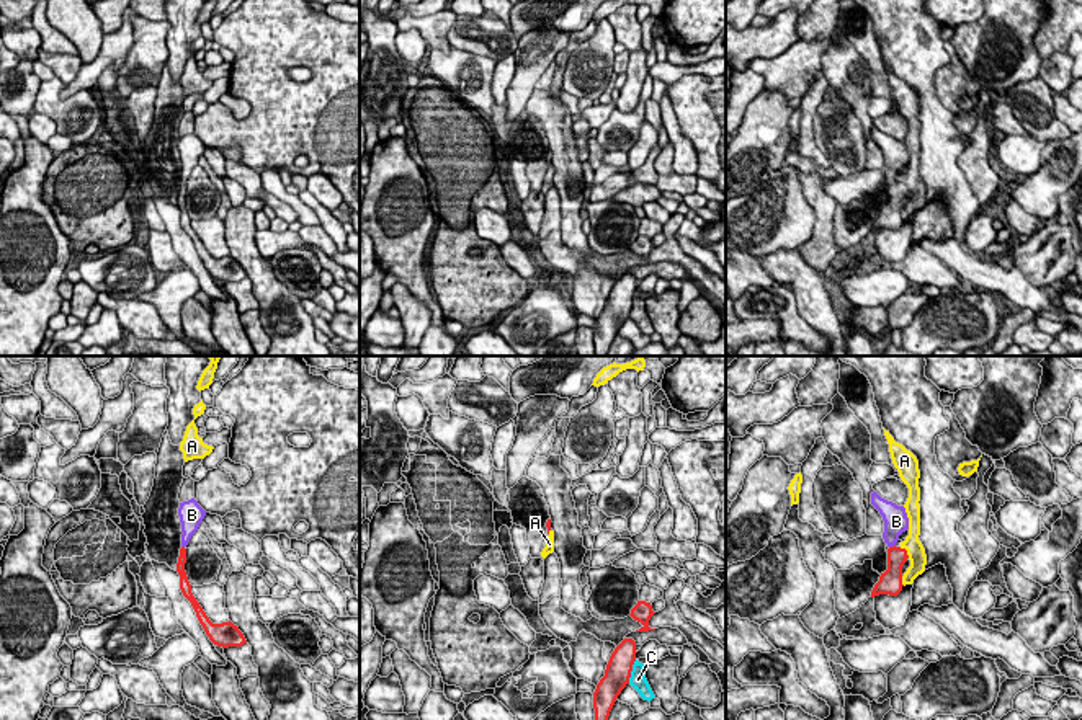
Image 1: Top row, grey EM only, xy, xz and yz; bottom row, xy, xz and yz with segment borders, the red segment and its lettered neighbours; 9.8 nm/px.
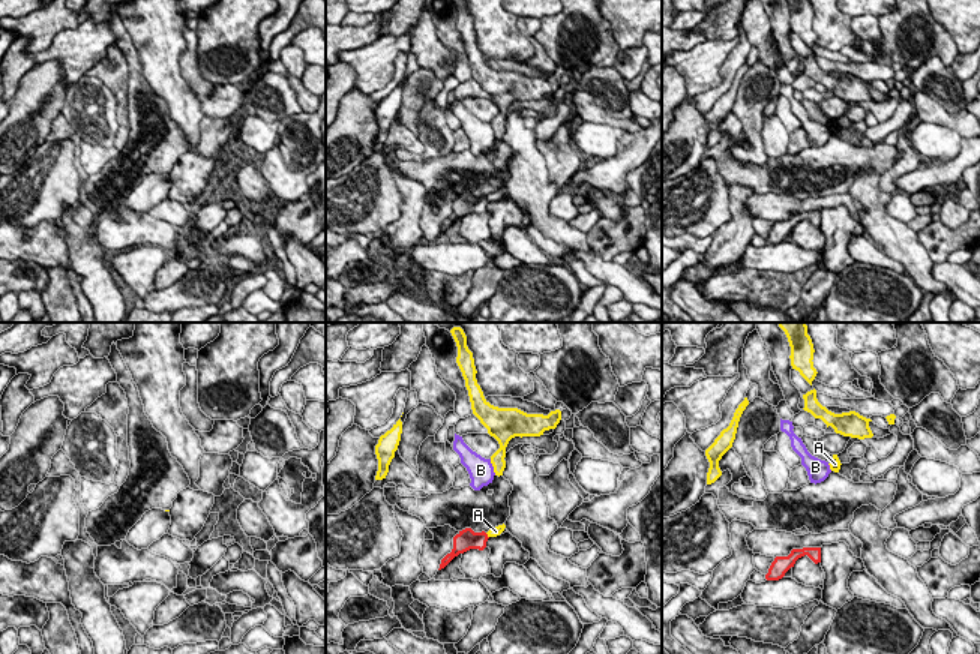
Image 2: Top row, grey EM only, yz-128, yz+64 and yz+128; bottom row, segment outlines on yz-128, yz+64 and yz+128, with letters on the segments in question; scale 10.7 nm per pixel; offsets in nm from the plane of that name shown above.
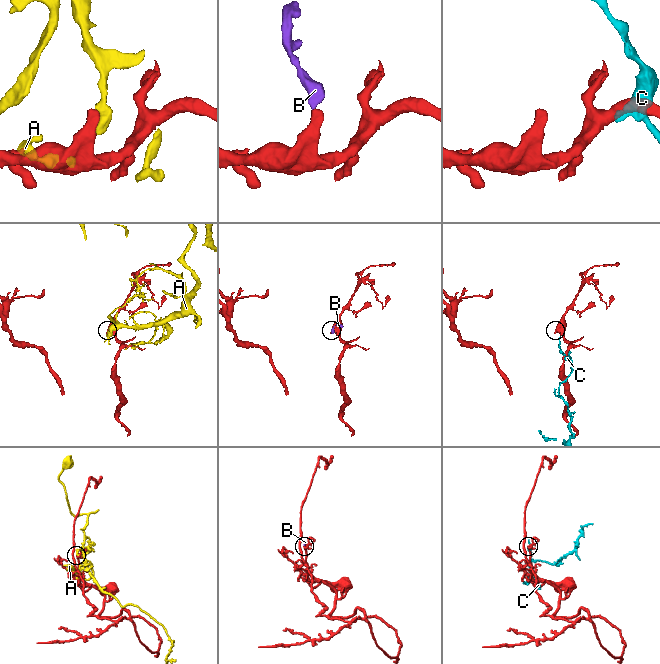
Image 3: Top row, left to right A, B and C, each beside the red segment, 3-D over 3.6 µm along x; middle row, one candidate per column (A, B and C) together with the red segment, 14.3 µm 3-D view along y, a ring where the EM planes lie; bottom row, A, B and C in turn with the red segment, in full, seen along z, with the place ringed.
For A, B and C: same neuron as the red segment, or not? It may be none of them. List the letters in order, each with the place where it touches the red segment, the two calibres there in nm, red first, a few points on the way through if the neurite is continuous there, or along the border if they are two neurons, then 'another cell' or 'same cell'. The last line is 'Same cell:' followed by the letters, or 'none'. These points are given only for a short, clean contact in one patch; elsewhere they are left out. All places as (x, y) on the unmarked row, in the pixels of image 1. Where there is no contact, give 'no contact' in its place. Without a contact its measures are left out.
A: contact yz (906, 185); calibres 190 and 170 nm; another cell
B: contact yz (891, 182); calibres 190 and 240 nm; way yz (896, 191), (891, 182), (891, 165), (896, 157); same cell
C: contact xz (631, 304); calibres 260 and 160 nm; another cell
Same cell: B

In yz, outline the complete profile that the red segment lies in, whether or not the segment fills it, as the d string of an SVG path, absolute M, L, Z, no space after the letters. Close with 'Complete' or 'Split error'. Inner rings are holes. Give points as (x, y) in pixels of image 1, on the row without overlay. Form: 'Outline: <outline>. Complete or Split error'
Outline: M871 127L871 139L879 145L884 155L883 173L888 178L888 204L881 207L879 216L871 225L871 232L879 229L897 230L902 225L902 201L909 189L905 183L896 180L899 170L909 163L909 152L904 140Z. Split error

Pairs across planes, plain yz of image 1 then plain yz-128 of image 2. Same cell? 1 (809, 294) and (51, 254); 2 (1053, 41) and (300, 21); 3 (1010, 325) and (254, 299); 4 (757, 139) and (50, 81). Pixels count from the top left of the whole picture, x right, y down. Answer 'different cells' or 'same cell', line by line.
1: same cell
2: same cell
3: different cells
4: same cell

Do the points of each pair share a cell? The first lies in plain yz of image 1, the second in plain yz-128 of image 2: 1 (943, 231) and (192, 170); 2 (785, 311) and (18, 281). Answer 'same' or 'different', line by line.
1: same
2: same

